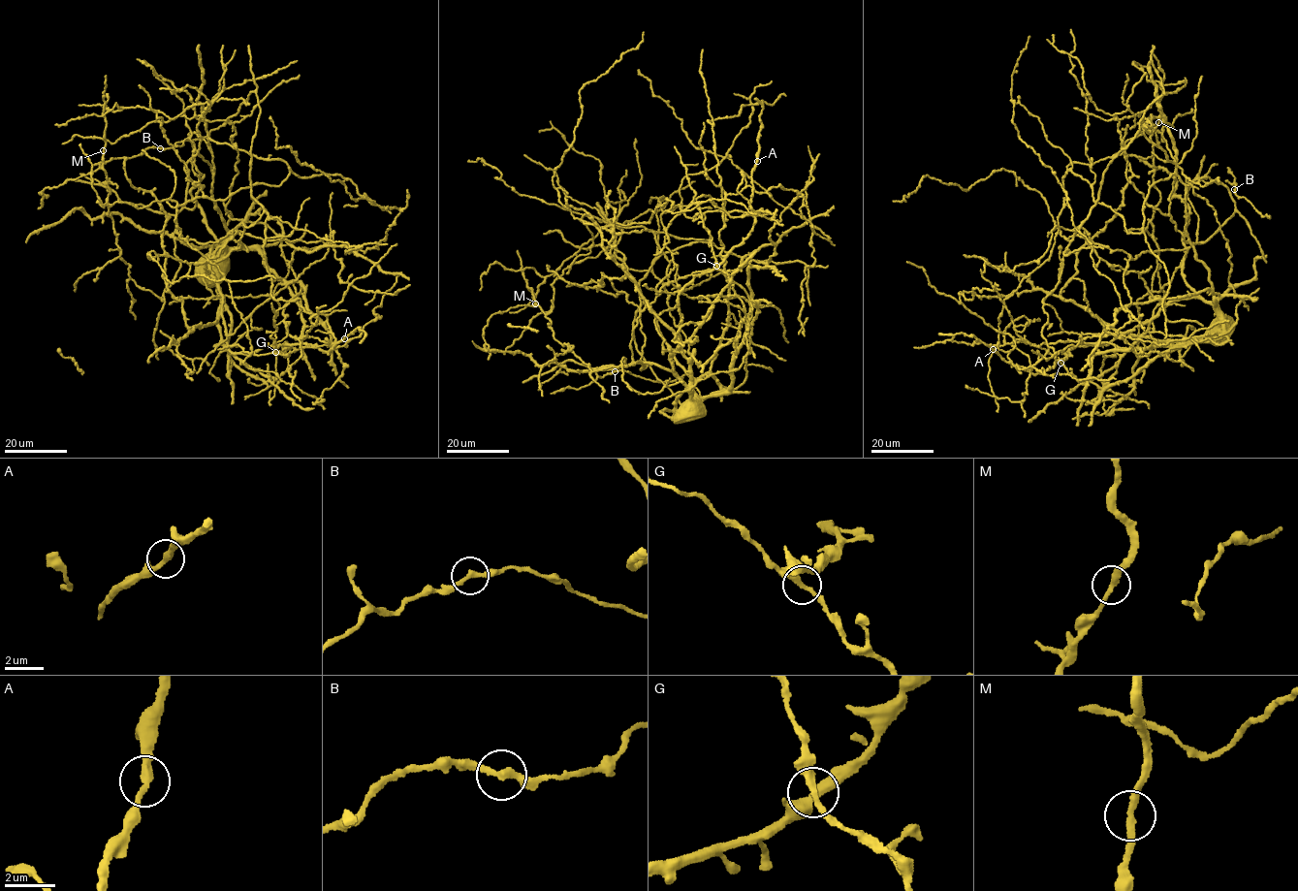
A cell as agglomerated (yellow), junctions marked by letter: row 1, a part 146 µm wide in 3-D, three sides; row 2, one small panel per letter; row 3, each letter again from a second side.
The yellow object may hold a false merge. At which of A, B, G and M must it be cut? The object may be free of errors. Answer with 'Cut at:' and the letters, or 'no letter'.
Cut at: no letter

